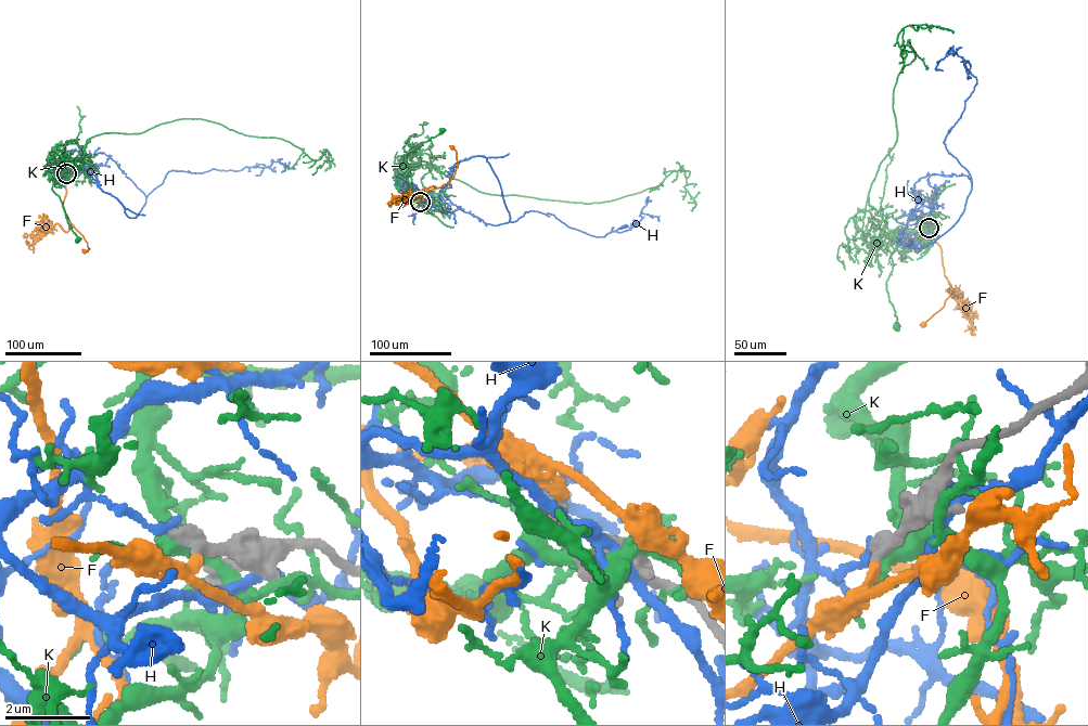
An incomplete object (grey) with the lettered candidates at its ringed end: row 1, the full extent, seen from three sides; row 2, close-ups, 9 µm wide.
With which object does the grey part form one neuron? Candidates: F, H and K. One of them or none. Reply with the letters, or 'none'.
none

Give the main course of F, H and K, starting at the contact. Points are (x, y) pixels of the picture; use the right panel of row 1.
F: (929, 229), (919, 235), (934, 240), (941, 247), (944, 275), (952, 289), (944, 306), (923, 324)
H: (929, 228), (910, 210), (898, 242), (932, 243), (971, 188), (944, 142), (976, 78), (951, 49), (943, 70)
K: (929, 228), (928, 224), (917, 234), (881, 234), (879, 238), (893, 261), (886, 288), (896, 325)

